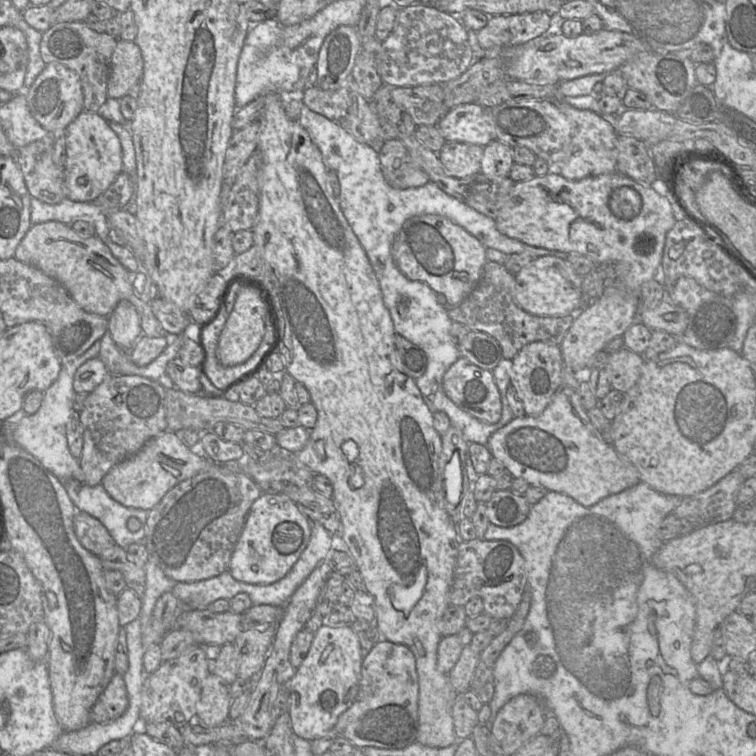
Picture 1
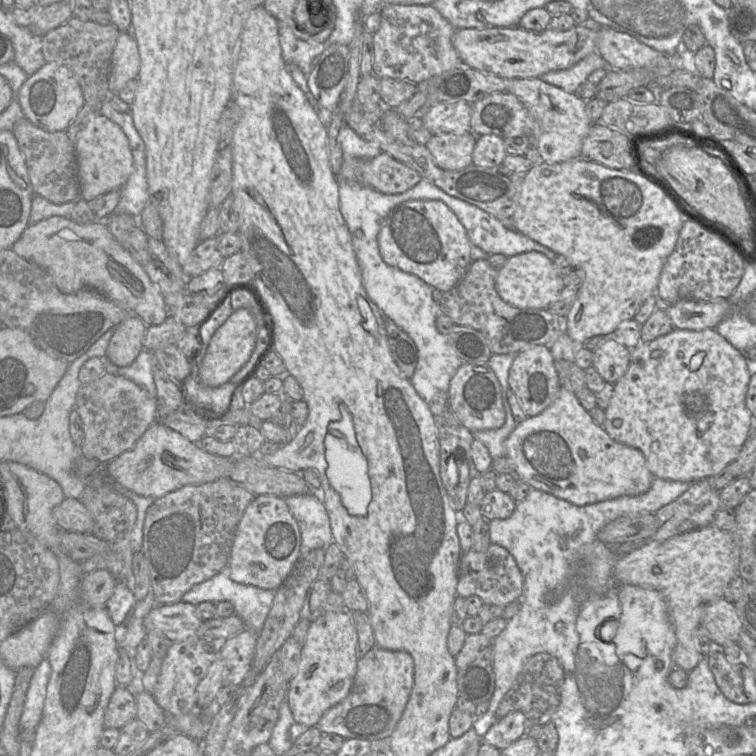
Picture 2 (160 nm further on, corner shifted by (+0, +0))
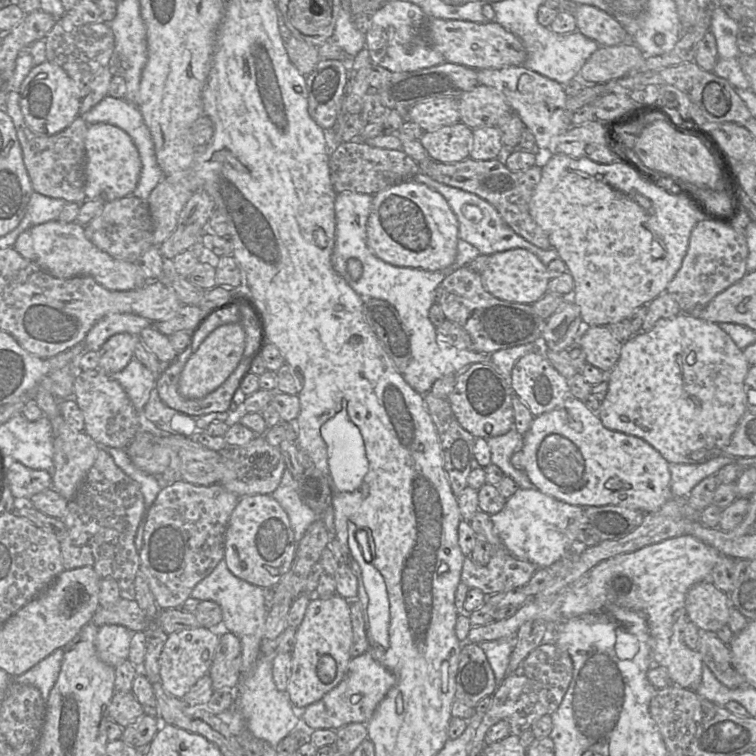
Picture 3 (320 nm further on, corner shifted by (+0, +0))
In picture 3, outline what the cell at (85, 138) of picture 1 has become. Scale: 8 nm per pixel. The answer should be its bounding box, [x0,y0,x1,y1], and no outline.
[85,123,141,202]

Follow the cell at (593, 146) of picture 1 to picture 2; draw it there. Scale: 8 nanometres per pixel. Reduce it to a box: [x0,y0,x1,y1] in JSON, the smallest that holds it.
[507,78,592,164]

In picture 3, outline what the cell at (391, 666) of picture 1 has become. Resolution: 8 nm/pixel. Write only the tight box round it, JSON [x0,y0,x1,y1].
[301,652,396,730]

